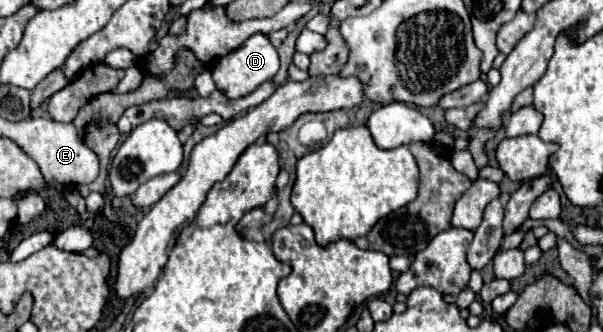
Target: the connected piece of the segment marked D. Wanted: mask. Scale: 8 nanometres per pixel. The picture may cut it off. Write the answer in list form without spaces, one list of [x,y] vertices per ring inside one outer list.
[[[253,34],[239,48],[219,58],[211,74],[213,74],[217,90],[221,90],[229,98],[241,98],[241,96],[251,94],[255,88],[259,88],[259,84],[271,80],[277,70],[279,70],[279,54],[275,46],[271,44],[271,40],[267,40],[265,34]]]

